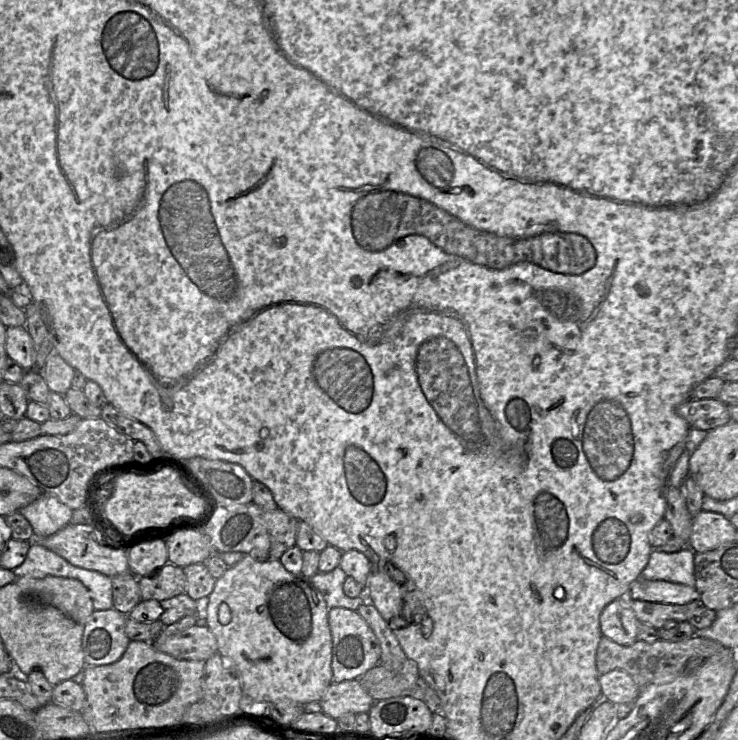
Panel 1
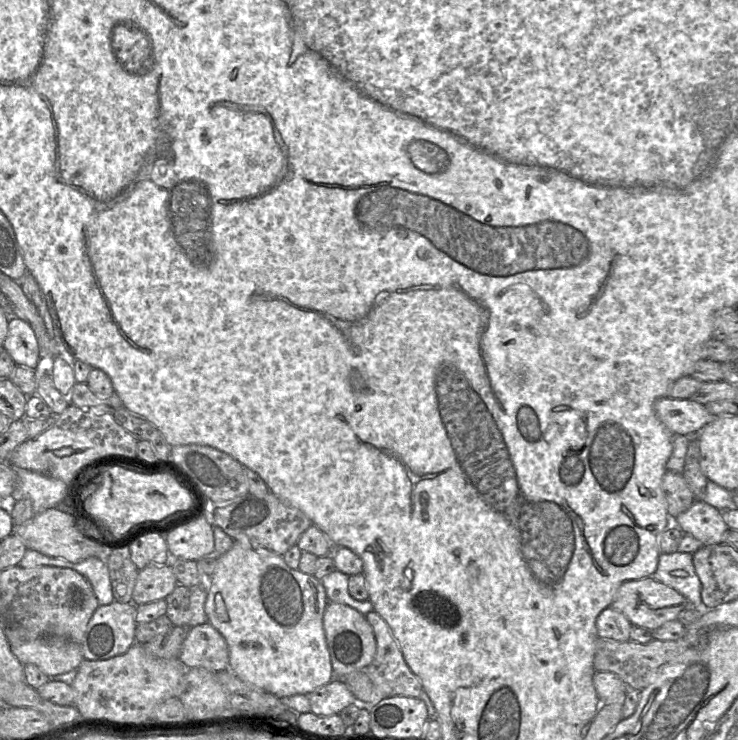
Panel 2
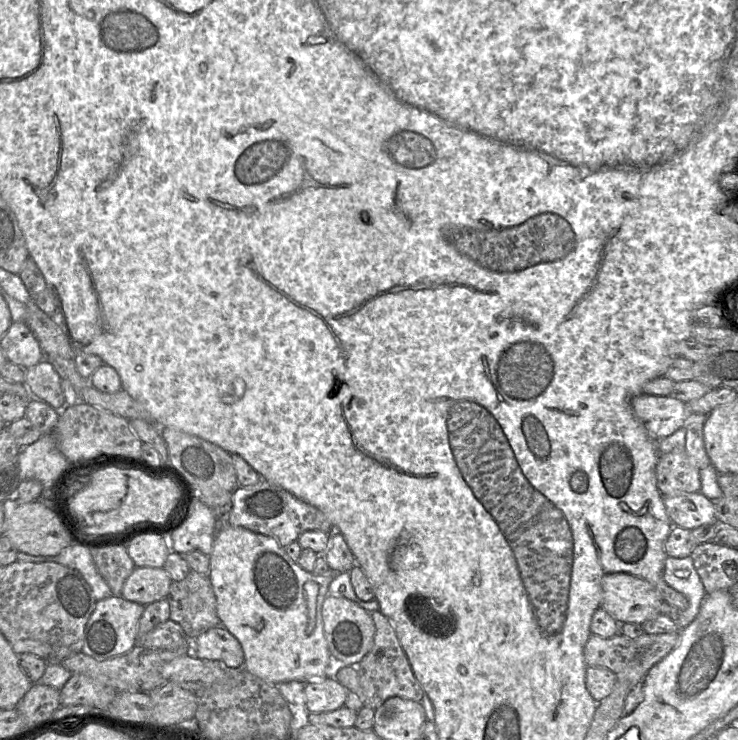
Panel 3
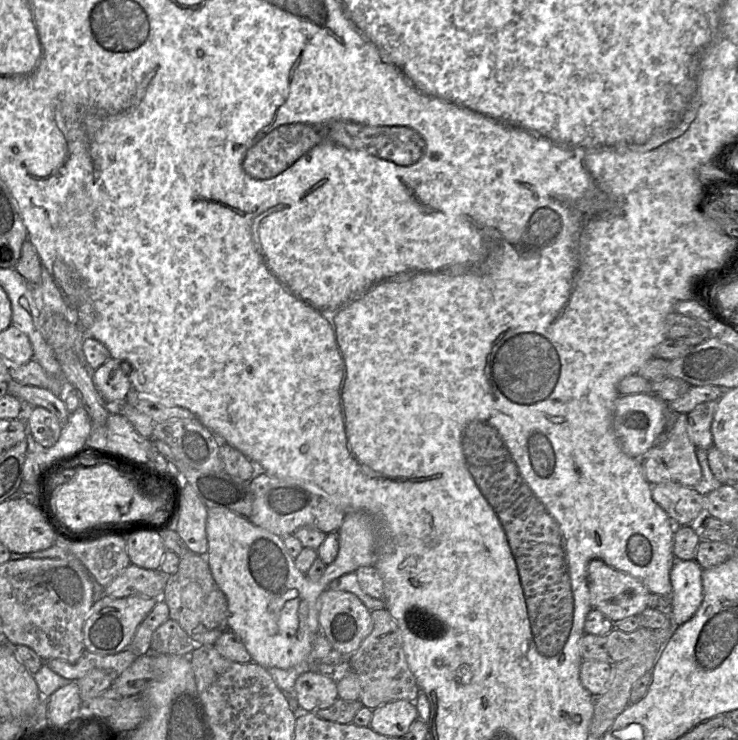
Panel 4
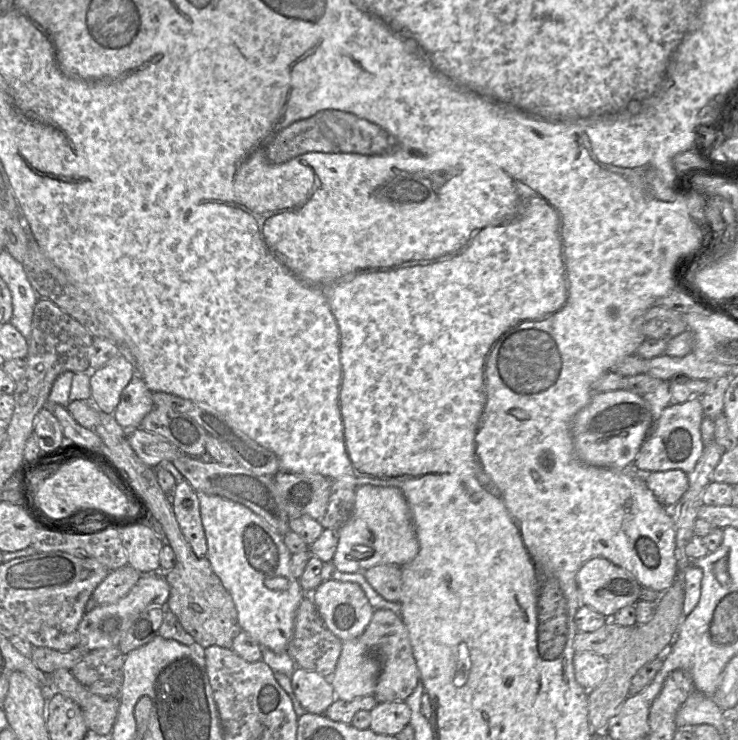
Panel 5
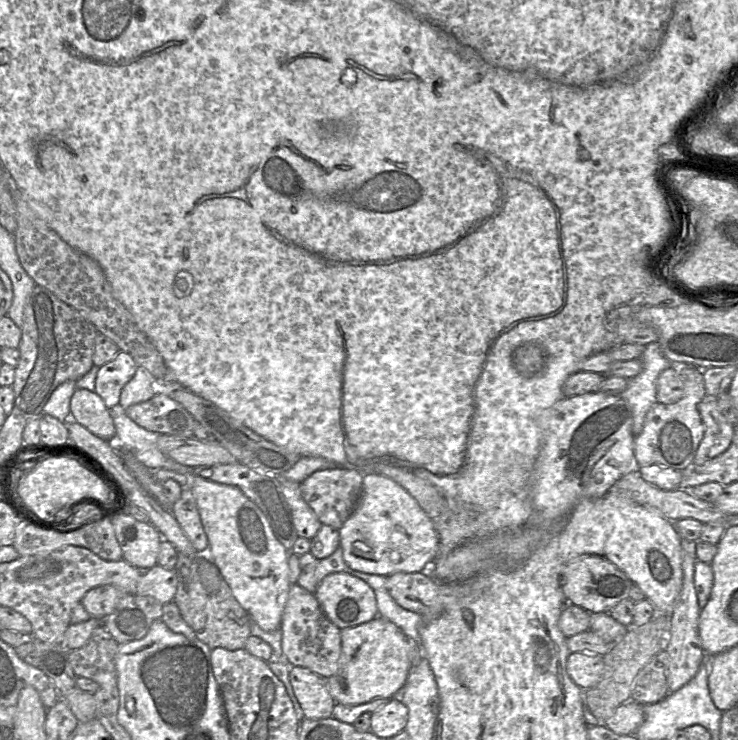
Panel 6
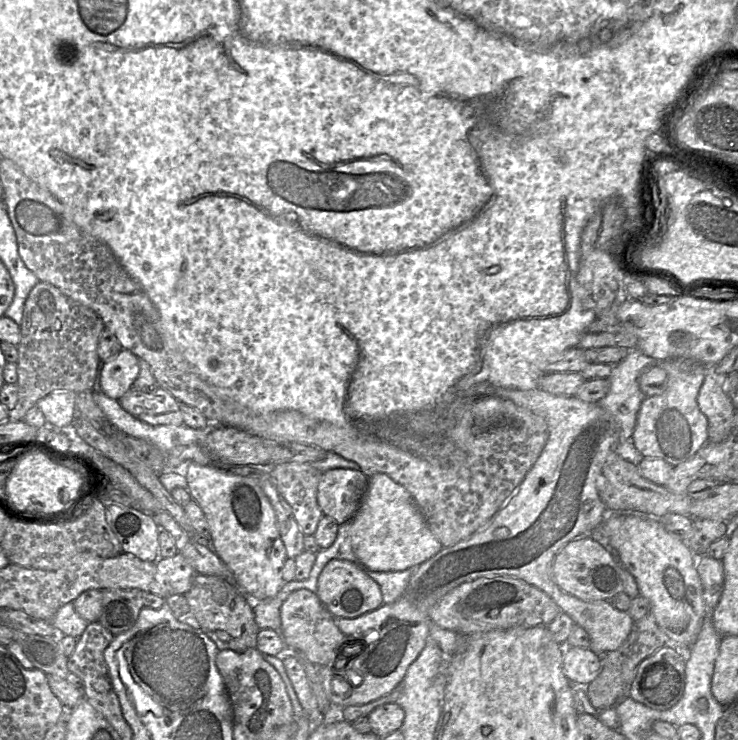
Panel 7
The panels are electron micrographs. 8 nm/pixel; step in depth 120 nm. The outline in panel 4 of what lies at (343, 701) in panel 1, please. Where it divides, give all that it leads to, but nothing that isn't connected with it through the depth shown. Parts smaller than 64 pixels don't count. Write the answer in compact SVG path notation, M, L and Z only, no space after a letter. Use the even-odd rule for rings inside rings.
M309 670L296 679L294 694L299 706L309 712L328 708L338 698L337 684L331 675Z

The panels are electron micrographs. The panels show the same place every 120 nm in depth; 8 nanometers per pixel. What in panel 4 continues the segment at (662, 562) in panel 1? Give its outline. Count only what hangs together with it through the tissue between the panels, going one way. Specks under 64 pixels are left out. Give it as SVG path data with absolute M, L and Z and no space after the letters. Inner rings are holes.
M675 560L670 570L671 615L674 626L688 621L703 599L702 568L695 560Z

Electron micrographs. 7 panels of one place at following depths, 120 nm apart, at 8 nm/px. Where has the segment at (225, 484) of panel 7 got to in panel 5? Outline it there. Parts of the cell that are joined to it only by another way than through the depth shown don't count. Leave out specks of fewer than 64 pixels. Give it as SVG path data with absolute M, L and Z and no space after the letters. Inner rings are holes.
M197 492L207 540L206 558L235 604L242 631L260 646L285 652L293 636L294 617L305 593L290 570L291 553L283 537L246 506Z

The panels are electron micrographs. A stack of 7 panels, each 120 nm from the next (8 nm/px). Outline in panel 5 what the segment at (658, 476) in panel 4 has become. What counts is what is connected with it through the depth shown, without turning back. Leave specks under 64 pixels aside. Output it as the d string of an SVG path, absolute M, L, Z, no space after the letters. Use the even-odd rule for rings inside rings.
M700 398L682 404L668 405L662 411L659 419L647 426L642 437L643 443L632 467L642 473L667 470L681 470L686 474L690 473L699 460L704 447L700 434L702 420Z

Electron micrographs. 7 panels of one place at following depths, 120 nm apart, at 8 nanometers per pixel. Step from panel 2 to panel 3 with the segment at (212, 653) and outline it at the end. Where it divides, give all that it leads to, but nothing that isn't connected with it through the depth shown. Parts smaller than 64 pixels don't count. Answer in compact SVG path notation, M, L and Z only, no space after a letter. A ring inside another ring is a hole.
M221 625L190 640L192 655L198 659L218 661L228 668L241 668L244 665L244 653L240 643Z

